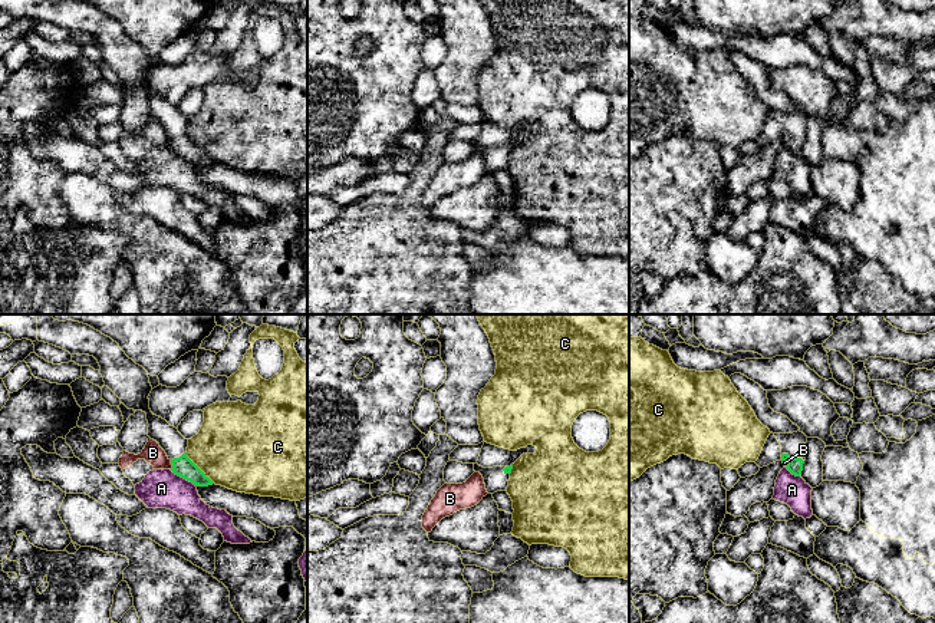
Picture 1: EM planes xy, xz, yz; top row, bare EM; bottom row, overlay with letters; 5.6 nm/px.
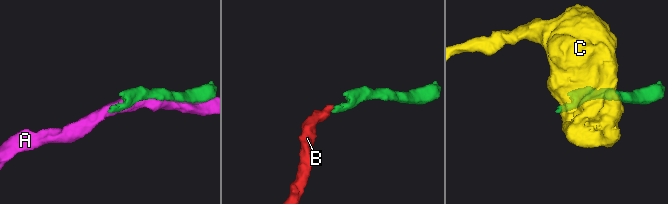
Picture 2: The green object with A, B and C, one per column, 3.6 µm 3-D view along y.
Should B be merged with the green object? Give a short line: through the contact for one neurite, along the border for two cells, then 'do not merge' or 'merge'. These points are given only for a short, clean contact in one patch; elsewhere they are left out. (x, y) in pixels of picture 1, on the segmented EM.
line xy (170, 460), (171, 468); do not merge

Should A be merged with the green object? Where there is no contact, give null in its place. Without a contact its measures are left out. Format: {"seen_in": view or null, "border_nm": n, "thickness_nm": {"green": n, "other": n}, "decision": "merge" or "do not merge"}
{"seen_in": "xy", "border_nm": 170, "thickness_nm": {"green": 120, "other": 220}, "decision": "do not merge"}

